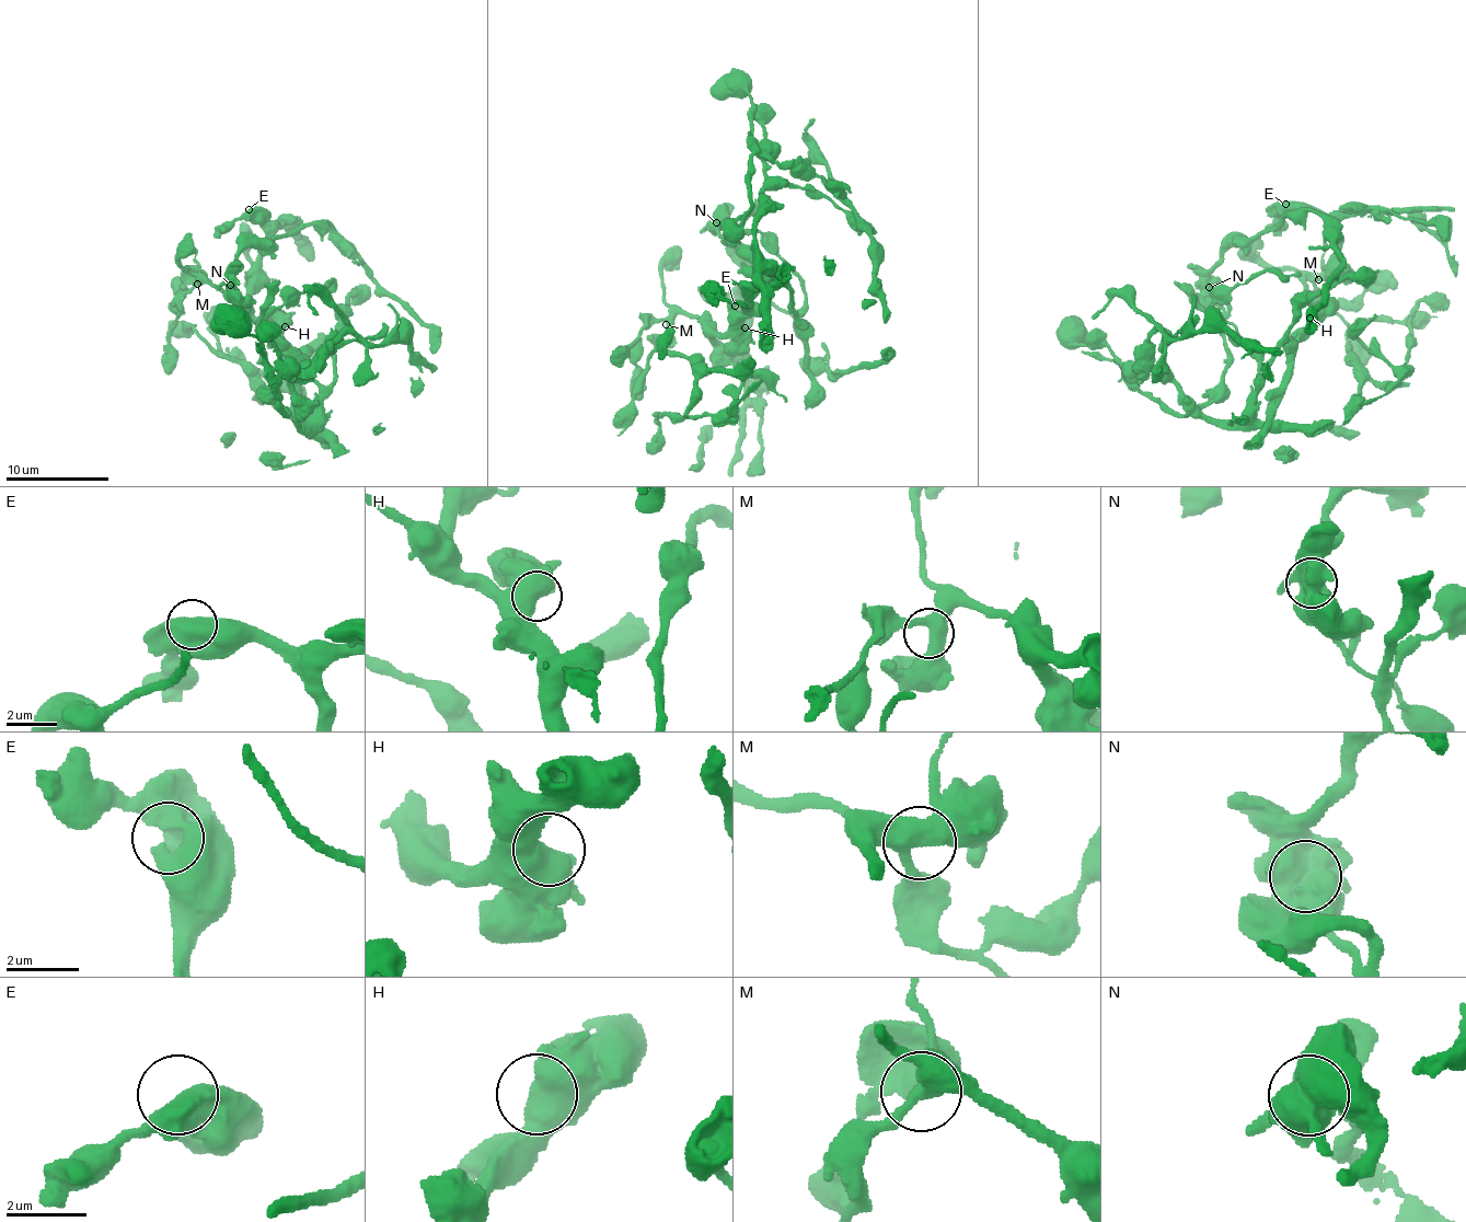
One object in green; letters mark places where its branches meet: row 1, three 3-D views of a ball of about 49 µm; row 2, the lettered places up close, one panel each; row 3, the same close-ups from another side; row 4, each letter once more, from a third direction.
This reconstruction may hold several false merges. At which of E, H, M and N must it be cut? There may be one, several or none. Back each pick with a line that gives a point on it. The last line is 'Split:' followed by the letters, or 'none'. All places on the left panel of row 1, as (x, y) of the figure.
N: at (230, 285)
Split: N

